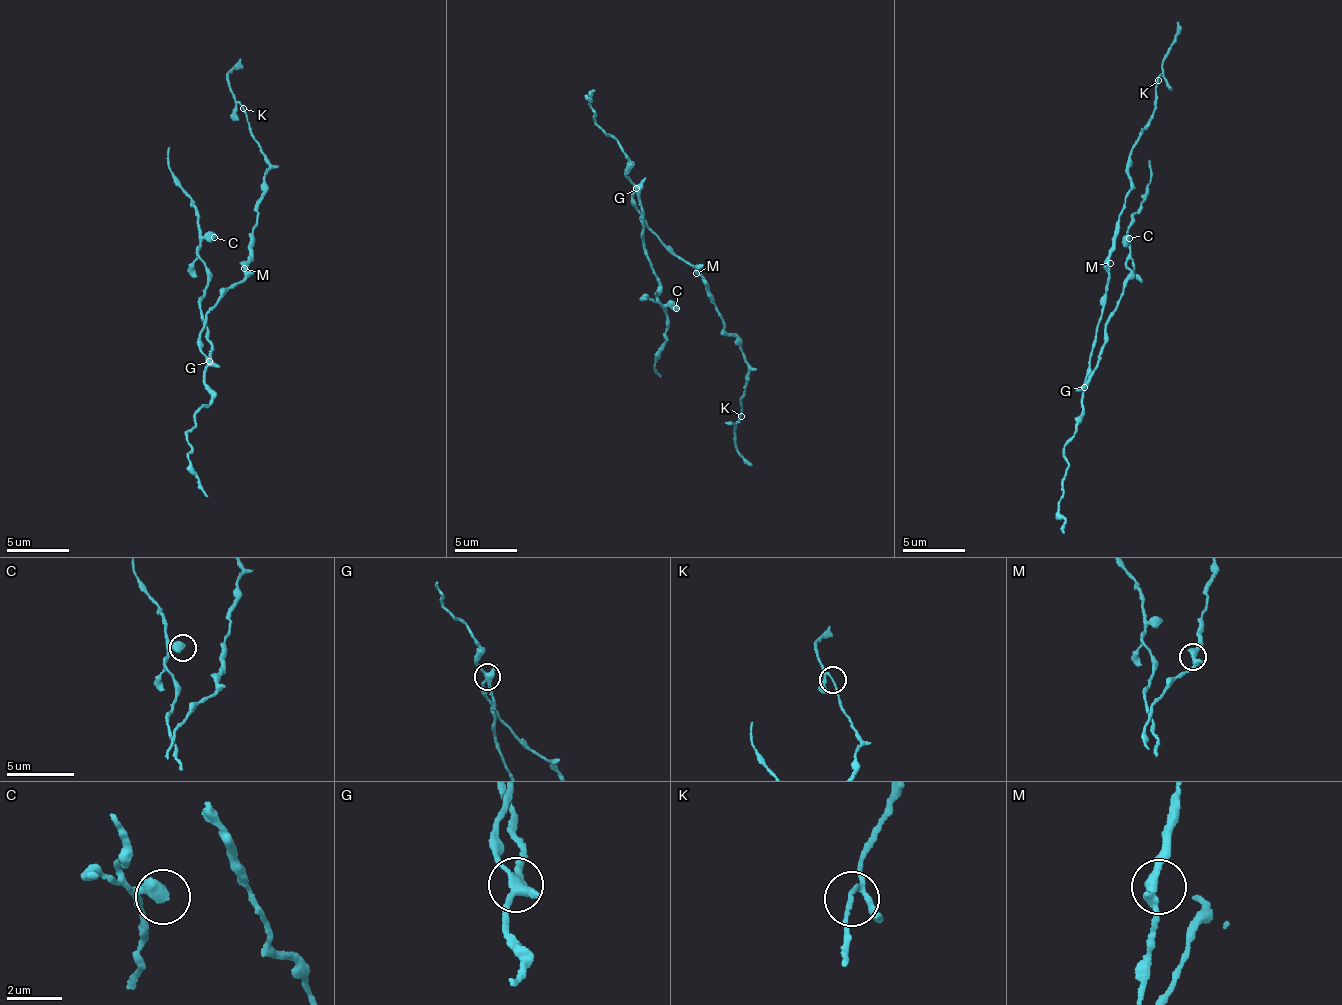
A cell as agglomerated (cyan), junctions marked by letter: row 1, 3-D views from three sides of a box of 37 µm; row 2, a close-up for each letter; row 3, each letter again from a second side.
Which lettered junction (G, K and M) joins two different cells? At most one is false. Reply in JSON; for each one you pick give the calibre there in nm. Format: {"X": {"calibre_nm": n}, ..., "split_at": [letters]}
{"G": {"calibre_nm": 320}, "split_at": ["G"]}

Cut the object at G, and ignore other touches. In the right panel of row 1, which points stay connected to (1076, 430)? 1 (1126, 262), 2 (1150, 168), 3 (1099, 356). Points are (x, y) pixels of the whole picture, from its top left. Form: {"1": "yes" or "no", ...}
{"1": "no", "2": "no", "3": "no"}

